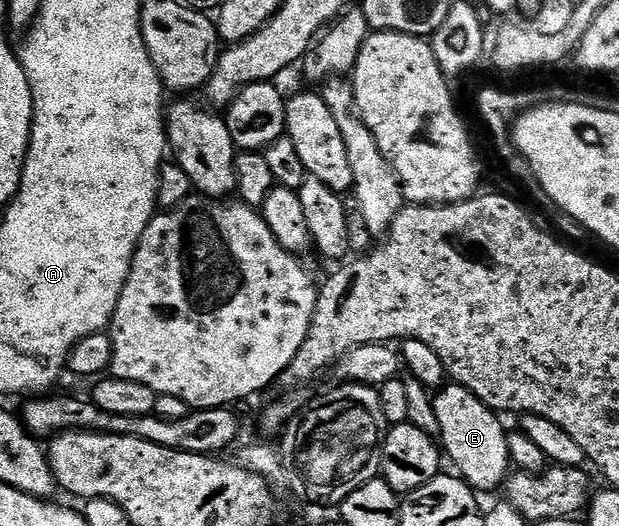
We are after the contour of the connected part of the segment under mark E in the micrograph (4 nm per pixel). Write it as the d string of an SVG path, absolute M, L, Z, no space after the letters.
M443 386L433 396L433 400L436 421L440 421L440 447L445 458L454 462L453 470L469 483L475 492L494 491L497 487L499 490L512 471L506 440L508 431L507 428L502 428L502 423L498 420L501 418L466 387Z

